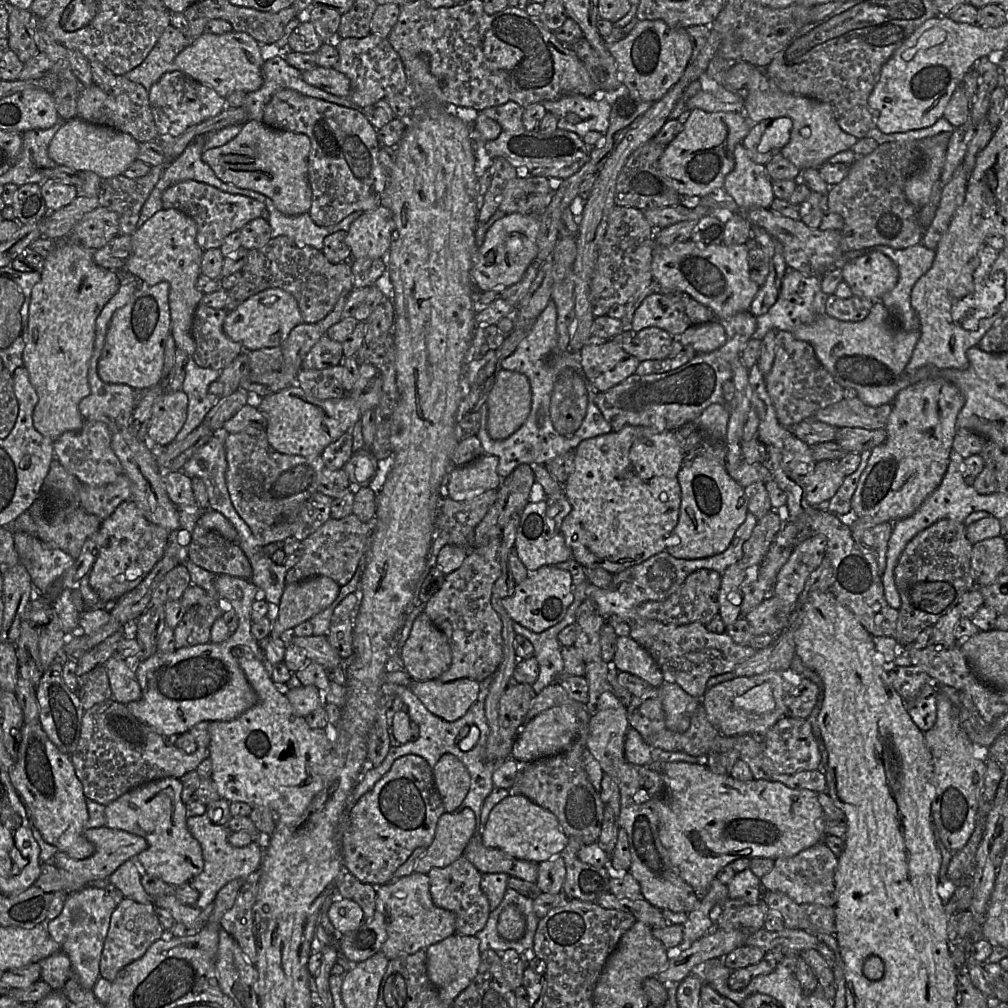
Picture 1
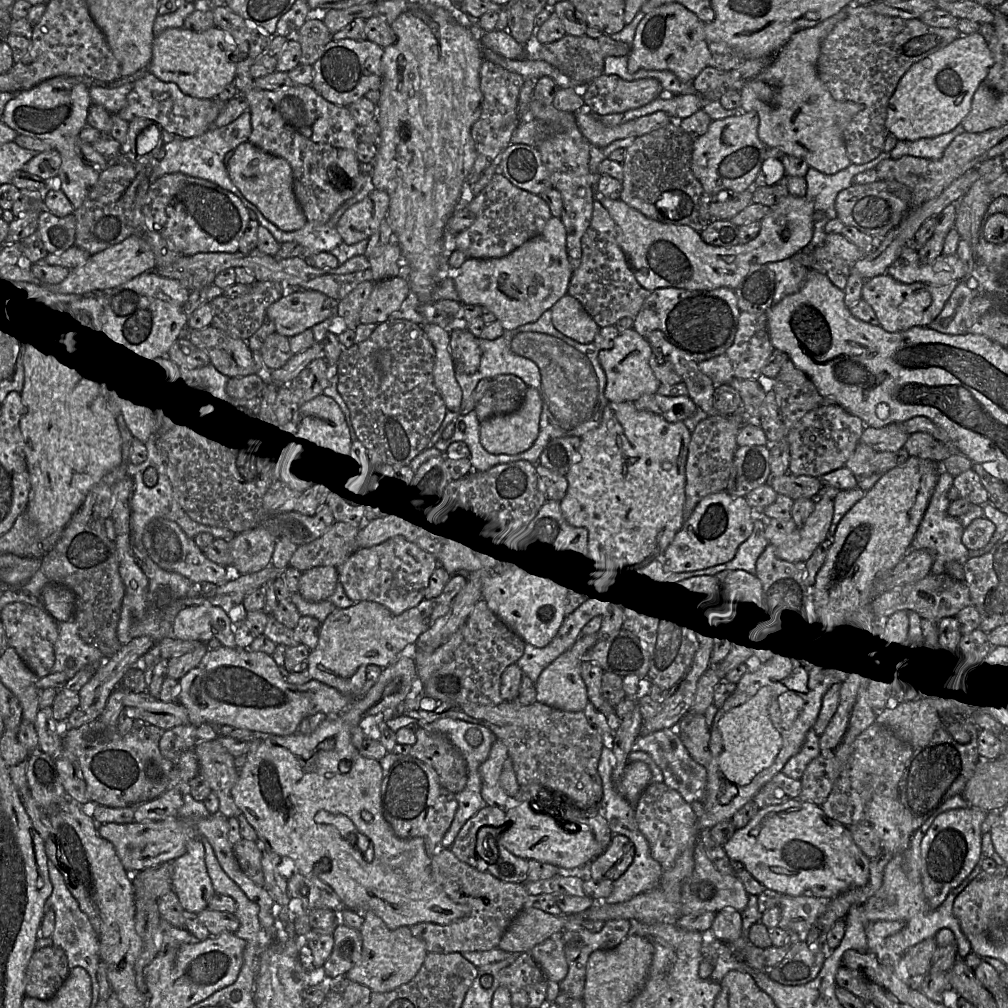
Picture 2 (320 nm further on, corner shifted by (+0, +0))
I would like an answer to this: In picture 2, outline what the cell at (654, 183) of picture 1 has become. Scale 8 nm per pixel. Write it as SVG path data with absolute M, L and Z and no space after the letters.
M672 121L657 130L635 138L626 149L626 156L622 163L623 179L620 200L650 219L663 223L688 225L698 232L702 231L716 219L713 219L709 212L712 196L704 190L691 167L693 143L694 139L680 127L677 121Z

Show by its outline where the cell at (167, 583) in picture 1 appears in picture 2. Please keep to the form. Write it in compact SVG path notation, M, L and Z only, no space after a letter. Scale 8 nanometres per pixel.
M140 636L134 638L126 645L122 645L119 651L110 658L106 658L97 669L91 679L80 689L80 703L71 713L64 725L64 733L70 728L79 728L100 717L107 701L114 690L120 687L120 682L127 671L135 665L140 665L142 657L155 645L155 640L150 636Z

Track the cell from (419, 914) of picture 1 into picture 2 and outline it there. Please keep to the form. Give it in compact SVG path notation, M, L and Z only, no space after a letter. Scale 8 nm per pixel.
M367 911L363 915L364 924L360 928L362 956L345 977L378 993L391 991L412 980L428 954L425 944L412 935L408 926L390 930L372 911Z

